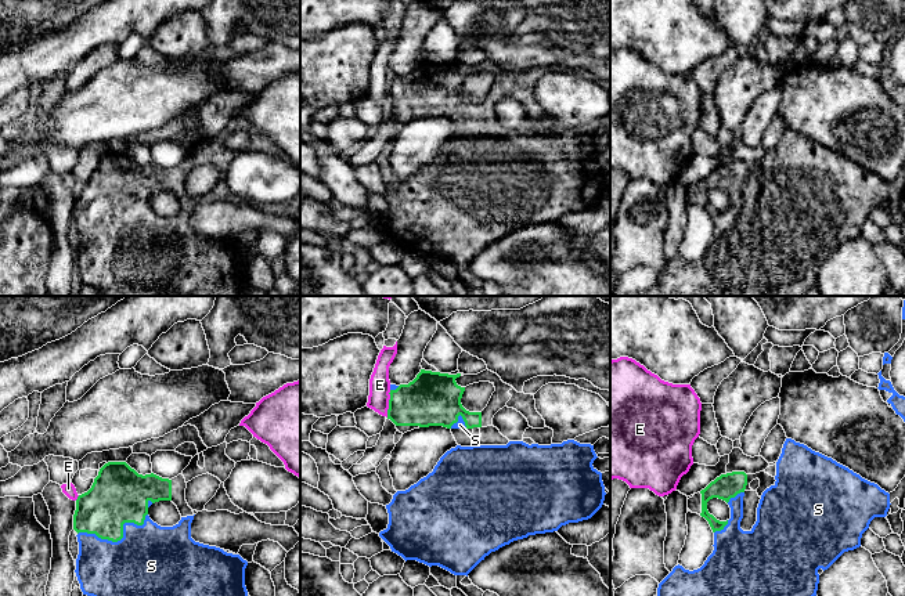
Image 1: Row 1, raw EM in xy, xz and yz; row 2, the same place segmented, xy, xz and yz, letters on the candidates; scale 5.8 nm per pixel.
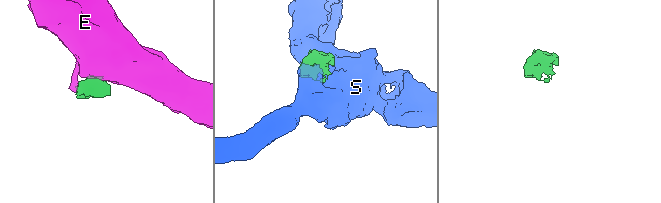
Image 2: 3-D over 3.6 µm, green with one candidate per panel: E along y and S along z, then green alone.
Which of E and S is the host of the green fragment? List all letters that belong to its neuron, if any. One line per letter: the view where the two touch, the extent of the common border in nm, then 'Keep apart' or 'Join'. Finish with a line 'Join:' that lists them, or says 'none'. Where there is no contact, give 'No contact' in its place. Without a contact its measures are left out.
E: Touches green in xz. Shared border 160 nm. Keep apart
S: Touches green in xy. Shared border 420 nm. Join
Join: S

